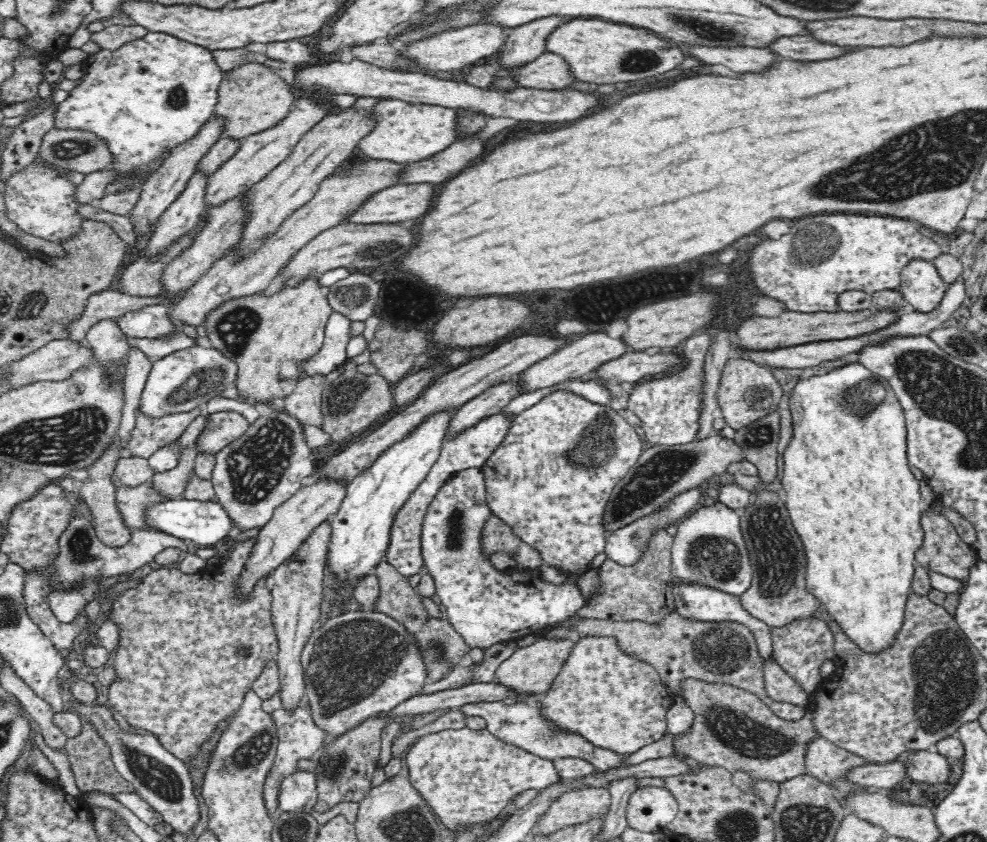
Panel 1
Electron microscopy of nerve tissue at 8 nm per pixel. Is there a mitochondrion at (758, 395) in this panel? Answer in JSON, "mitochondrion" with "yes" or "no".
{"mitochondrion":"yes"}

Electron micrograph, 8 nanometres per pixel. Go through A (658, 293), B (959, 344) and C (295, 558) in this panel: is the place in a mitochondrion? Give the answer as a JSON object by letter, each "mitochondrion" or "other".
{"A":"other","B":"mitochondrion","C":"other"}

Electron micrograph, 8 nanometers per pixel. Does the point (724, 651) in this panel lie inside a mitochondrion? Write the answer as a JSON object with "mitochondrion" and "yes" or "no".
{"mitochondrion":"yes"}

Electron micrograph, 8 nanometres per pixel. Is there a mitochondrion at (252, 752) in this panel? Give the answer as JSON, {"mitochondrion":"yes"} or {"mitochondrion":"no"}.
{"mitochondrion":"yes"}

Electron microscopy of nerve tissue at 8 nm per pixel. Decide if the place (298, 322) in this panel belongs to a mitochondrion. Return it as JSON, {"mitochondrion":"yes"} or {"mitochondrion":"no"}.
{"mitochondrion":"no"}

